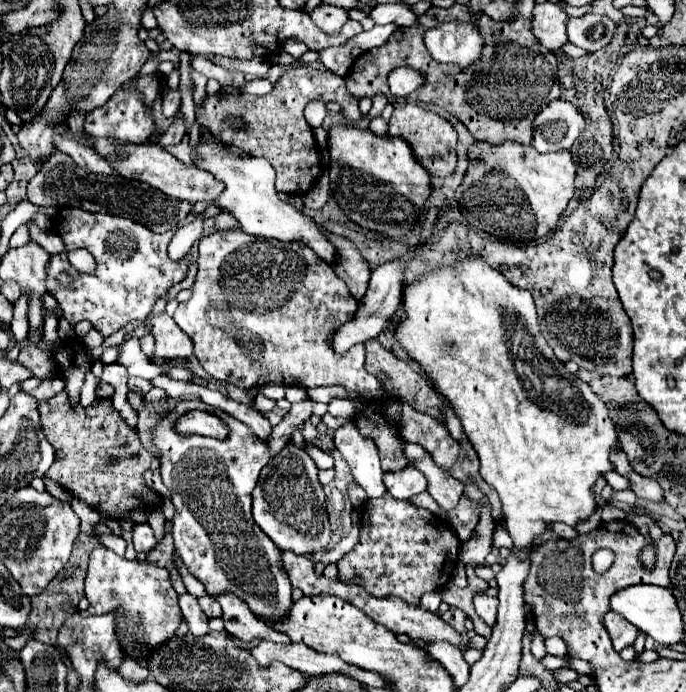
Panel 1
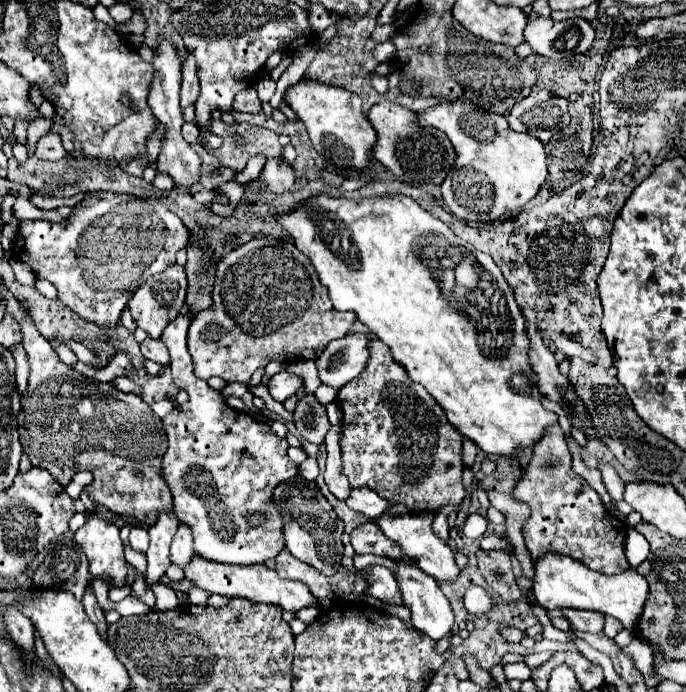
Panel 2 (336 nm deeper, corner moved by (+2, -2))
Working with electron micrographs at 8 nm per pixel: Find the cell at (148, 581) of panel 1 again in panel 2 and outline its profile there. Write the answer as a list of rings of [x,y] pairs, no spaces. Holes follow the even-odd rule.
[[[79,498],[74,500],[74,506],[77,512],[86,514],[86,524],[74,534],[74,540],[82,546],[90,562],[92,578],[106,576],[114,586],[122,586],[126,578],[126,560],[122,552],[120,528],[100,518],[96,512],[86,510]]]

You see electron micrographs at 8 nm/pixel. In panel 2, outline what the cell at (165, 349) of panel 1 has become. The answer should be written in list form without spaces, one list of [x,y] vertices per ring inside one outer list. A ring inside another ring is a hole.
[[[172,264],[170,268],[166,268],[166,272],[160,272],[158,276],[152,276],[150,280],[146,280],[146,284],[142,284],[134,292],[132,300],[128,302],[128,308],[130,308],[132,318],[138,328],[146,330],[150,334],[150,338],[160,338],[166,324],[170,324],[170,320],[174,320],[178,316],[178,312],[184,304],[184,296],[186,296],[184,268],[178,264]]]

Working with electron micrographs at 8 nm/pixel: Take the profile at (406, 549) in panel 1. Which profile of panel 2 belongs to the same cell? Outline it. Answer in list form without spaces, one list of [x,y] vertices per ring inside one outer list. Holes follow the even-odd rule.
[[[366,522],[354,528],[350,538],[356,554],[376,554],[376,556],[386,556],[386,558],[404,560],[404,562],[410,560],[402,554],[402,550],[390,538],[382,534],[382,530],[374,522]]]

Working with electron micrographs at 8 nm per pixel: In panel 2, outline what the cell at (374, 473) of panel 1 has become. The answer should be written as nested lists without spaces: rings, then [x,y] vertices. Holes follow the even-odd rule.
[[[420,512],[420,514],[404,514],[404,516],[386,516],[386,514],[382,514],[380,518],[378,518],[378,526],[380,526],[380,530],[390,538],[390,540],[394,540],[400,548],[402,548],[402,552],[410,558],[410,560],[414,560],[416,562],[416,566],[420,568],[420,570],[424,570],[426,574],[430,574],[430,576],[434,576],[436,580],[454,580],[456,576],[458,576],[458,566],[456,566],[456,562],[454,562],[454,554],[452,554],[452,550],[450,550],[450,546],[442,540],[442,538],[438,538],[436,534],[434,534],[434,530],[432,530],[432,520],[434,520],[434,516],[430,516],[430,512]]]

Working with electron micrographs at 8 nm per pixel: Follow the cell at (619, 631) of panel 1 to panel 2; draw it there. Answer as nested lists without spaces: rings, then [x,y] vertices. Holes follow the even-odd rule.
[[[564,608],[562,616],[570,620],[570,624],[584,632],[602,632],[604,628],[604,616],[600,612],[578,612],[574,608]]]

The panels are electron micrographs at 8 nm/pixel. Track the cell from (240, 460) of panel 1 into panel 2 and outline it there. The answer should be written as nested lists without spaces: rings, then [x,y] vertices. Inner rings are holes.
[[[184,310],[174,322],[168,324],[166,330],[162,332],[162,340],[166,342],[166,346],[168,346],[168,350],[170,350],[170,368],[174,384],[190,394],[190,400],[188,400],[186,404],[174,408],[174,410],[164,418],[164,428],[166,428],[166,436],[168,436],[168,452],[164,454],[164,460],[162,460],[162,472],[164,472],[164,478],[166,478],[166,484],[168,484],[170,492],[172,492],[172,496],[174,496],[174,512],[176,512],[176,516],[180,518],[180,522],[186,522],[186,524],[192,528],[192,534],[194,534],[194,552],[196,552],[198,556],[202,556],[202,558],[206,558],[206,560],[214,560],[214,562],[226,562],[226,564],[264,564],[268,558],[276,558],[278,552],[284,548],[284,536],[282,536],[282,524],[284,524],[284,520],[282,520],[282,514],[278,512],[278,508],[272,504],[274,488],[276,488],[278,484],[286,482],[286,480],[290,480],[290,478],[296,478],[296,476],[298,476],[298,466],[288,458],[288,452],[286,452],[286,450],[288,450],[288,442],[286,442],[284,438],[278,438],[268,424],[254,420],[250,414],[244,414],[244,412],[238,412],[238,410],[230,408],[230,406],[222,400],[220,392],[212,390],[204,380],[200,380],[200,378],[194,376],[194,372],[192,372],[192,358],[190,358],[188,348],[186,348],[186,332],[188,332],[188,326],[190,326],[190,312]],[[250,512],[264,512],[264,514],[268,516],[268,518],[266,518],[266,524],[264,524],[264,526],[256,526],[256,528],[248,526],[248,522],[246,522],[244,516],[250,514]]]

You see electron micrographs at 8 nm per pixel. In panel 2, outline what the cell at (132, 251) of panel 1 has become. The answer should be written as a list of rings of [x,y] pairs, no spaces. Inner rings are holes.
[[[94,192],[86,196],[86,206],[78,208],[66,226],[46,220],[18,220],[18,240],[12,252],[18,260],[28,264],[38,278],[52,282],[58,288],[58,298],[72,312],[102,328],[112,328],[120,322],[120,314],[136,288],[144,284],[148,276],[172,266],[176,262],[176,252],[186,248],[188,240],[190,232],[184,222],[158,200],[118,192]]]

